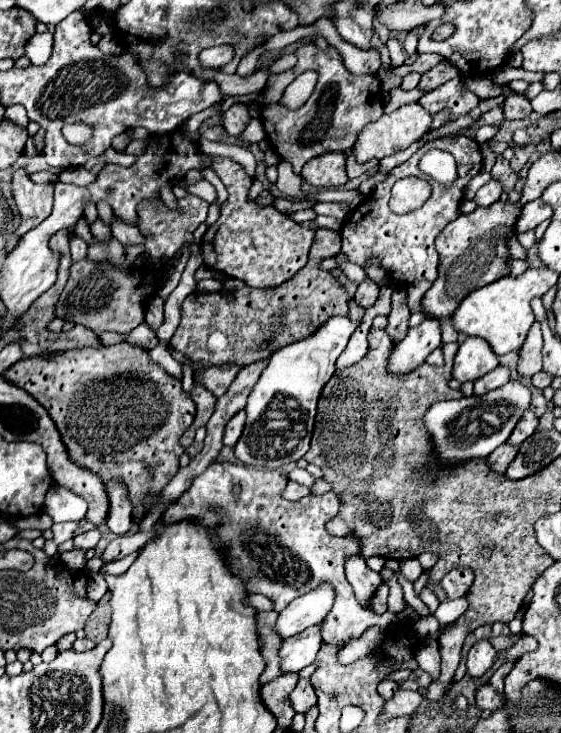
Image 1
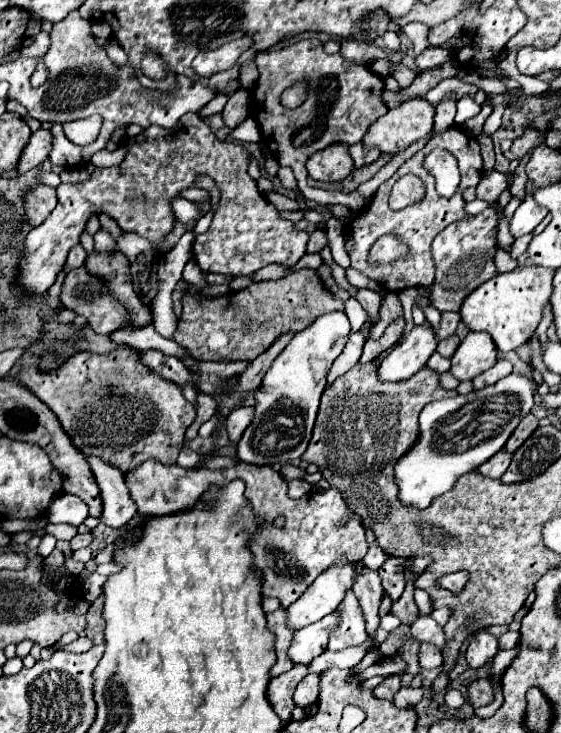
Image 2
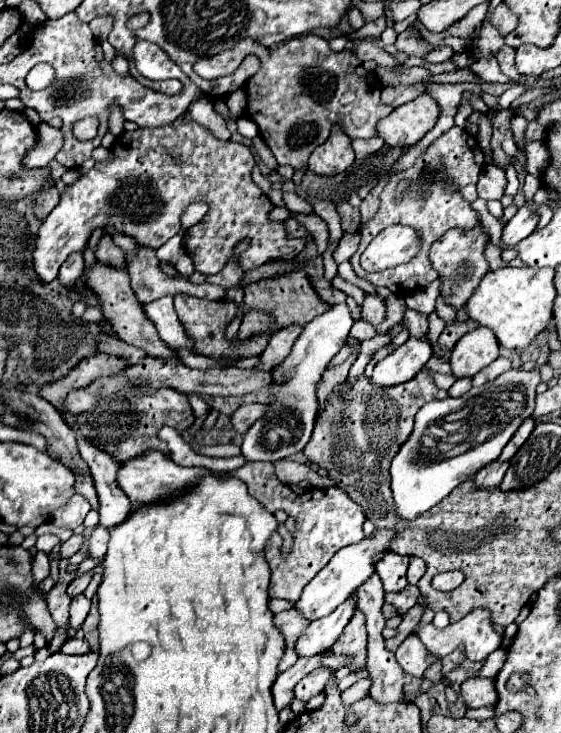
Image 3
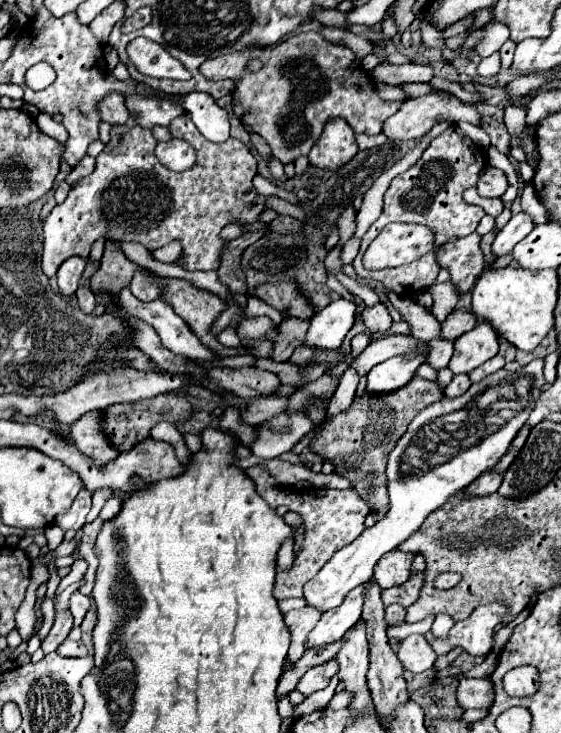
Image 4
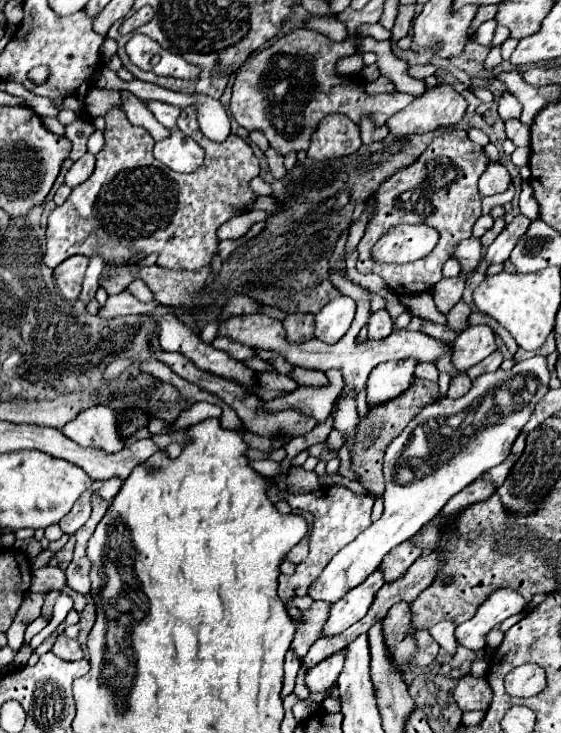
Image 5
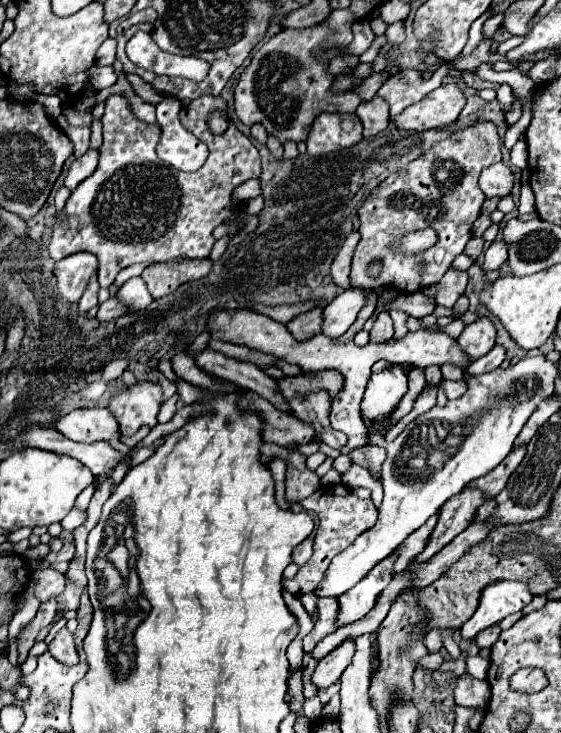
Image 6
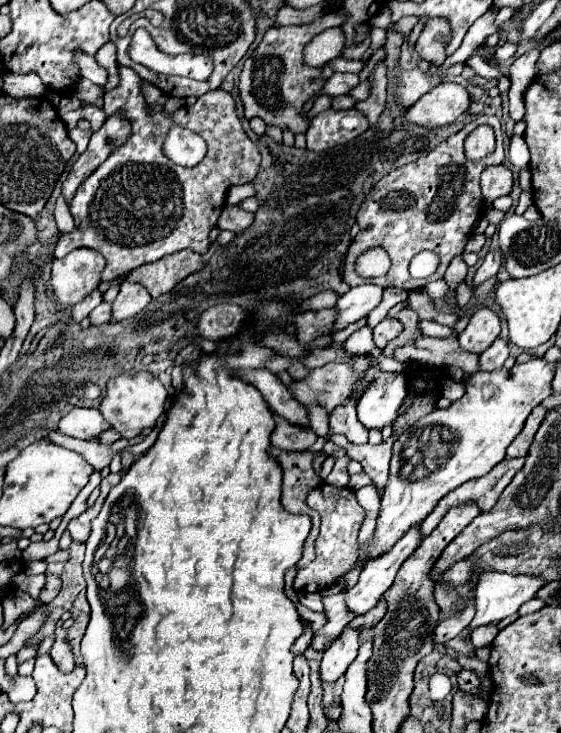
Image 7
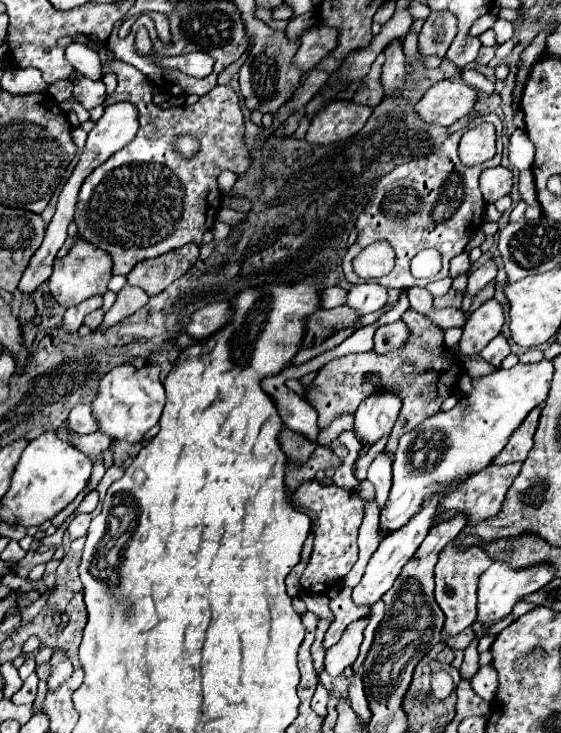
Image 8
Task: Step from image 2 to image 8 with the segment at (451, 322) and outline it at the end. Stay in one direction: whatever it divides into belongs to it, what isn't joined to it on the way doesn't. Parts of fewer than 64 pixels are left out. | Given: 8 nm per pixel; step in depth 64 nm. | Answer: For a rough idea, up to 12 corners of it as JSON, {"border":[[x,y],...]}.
{"border":[[458,254],[450,262],[450,278],[470,270],[470,254]]}

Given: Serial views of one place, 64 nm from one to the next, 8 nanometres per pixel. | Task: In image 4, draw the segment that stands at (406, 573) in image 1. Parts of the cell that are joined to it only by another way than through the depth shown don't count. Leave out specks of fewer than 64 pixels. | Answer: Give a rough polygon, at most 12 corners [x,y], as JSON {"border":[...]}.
{"border":[[426,572],[404,584],[382,590],[384,606],[408,608],[418,600]]}

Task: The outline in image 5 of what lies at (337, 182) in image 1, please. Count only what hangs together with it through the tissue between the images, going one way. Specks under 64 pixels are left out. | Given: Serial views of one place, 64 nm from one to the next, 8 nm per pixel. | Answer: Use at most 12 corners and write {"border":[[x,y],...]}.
{"border":[[348,116],[320,120],[308,158],[330,160],[362,146]]}

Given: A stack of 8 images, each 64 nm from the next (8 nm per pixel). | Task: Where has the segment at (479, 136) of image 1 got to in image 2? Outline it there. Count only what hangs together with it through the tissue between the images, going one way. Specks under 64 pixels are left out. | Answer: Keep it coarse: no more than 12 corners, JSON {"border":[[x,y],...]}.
{"border":[[496,105],[487,118],[483,133],[490,136],[500,127],[504,110],[508,106]]}

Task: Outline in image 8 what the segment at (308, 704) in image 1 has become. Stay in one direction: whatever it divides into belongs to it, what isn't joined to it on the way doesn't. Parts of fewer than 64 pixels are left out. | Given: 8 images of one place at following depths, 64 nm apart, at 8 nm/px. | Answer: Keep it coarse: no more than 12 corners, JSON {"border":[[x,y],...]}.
{"border":[[370,618],[354,620],[326,652],[324,668],[338,676],[358,658]]}

